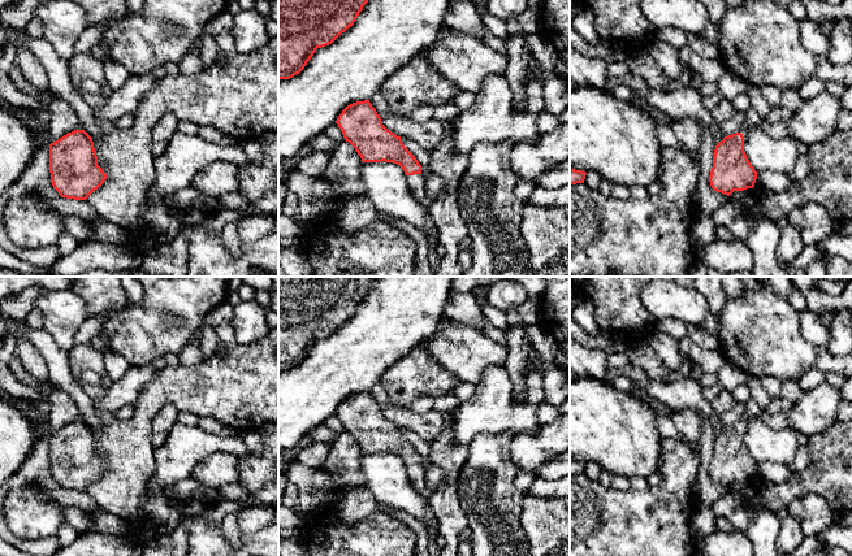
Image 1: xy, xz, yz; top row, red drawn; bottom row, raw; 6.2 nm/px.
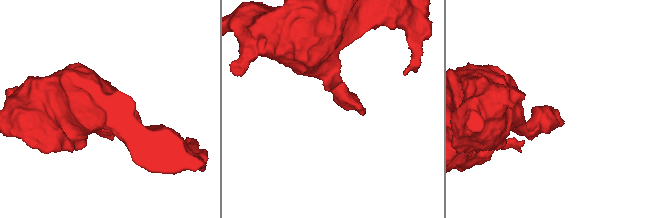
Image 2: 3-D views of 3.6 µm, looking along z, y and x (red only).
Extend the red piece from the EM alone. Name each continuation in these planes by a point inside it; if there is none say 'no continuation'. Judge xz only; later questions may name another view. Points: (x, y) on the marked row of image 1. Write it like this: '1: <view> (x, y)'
1: xz (418, 182)

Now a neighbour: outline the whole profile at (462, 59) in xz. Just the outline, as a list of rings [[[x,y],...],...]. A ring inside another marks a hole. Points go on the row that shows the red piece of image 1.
[[[450,34],[421,52],[432,66],[460,91],[479,92],[492,74],[505,75],[506,53],[489,48],[470,34]]]

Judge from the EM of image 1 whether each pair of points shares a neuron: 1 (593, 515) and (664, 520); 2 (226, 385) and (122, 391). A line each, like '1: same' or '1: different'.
1: same
2: different

